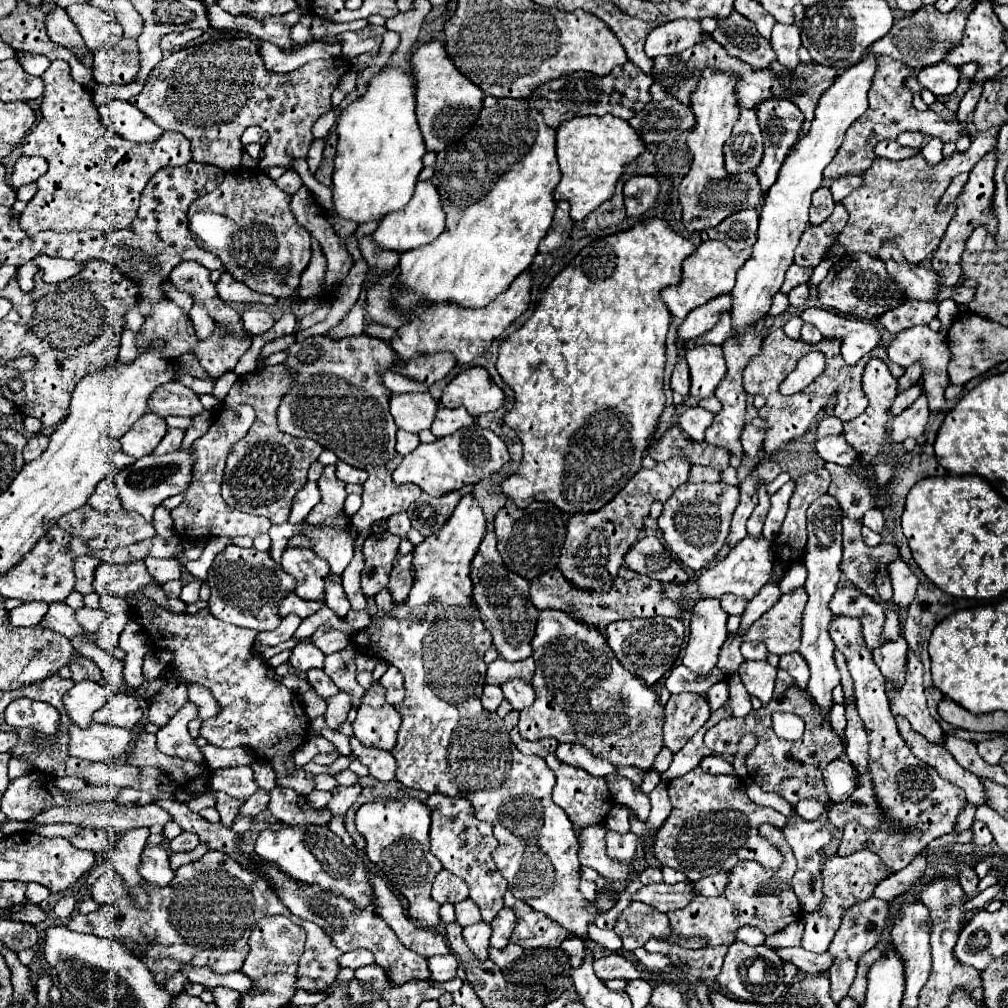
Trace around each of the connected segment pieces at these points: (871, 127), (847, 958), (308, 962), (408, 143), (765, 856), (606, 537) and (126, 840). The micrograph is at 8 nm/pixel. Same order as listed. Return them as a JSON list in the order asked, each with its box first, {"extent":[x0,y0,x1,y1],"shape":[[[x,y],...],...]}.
[{"extent":[823,56,961,178],"shape":[[[889,56],[879,58],[879,68],[872,80],[872,86],[868,93],[869,108],[867,112],[849,126],[849,132],[845,134],[845,140],[831,163],[823,171],[825,178],[837,178],[845,174],[859,174],[865,172],[873,164],[873,148],[881,140],[897,140],[897,136],[905,130],[917,130],[927,136],[935,136],[941,142],[957,142],[961,128],[959,122],[947,122],[935,112],[919,112],[911,104],[911,90],[905,86],[905,80],[909,76],[909,70],[905,64],[899,64],[897,60],[891,60]]]},{"extent":[829,898,889,1004],"shape":[[[869,898],[865,902],[859,902],[855,904],[853,908],[849,908],[843,916],[843,924],[839,928],[839,932],[835,934],[831,946],[829,946],[829,954],[835,956],[835,962],[829,970],[829,980],[831,980],[831,998],[839,1004],[839,1000],[843,1000],[843,996],[847,996],[849,992],[849,986],[853,984],[855,980],[855,968],[857,968],[857,960],[867,952],[871,950],[873,946],[879,944],[881,940],[881,932],[885,930],[887,926],[887,920],[889,920],[889,904],[885,900],[879,900],[879,898]]]},{"extent":[295,918,341,992],"shape":[[[295,918],[295,922],[303,926],[307,932],[305,952],[297,968],[295,990],[321,992],[323,988],[335,982],[335,976],[339,972],[341,952],[331,944],[331,938],[317,924],[311,924],[299,918]]]},{"extent":[333,66,427,224],"shape":[[[387,66],[367,80],[367,92],[361,98],[357,98],[345,110],[339,112],[337,116],[339,142],[337,142],[337,158],[335,158],[335,172],[333,172],[333,204],[335,204],[335,212],[341,218],[363,224],[369,220],[383,218],[389,212],[401,210],[411,200],[417,176],[423,168],[421,158],[427,152],[415,118],[413,82],[415,80],[413,80],[411,66],[407,70]]]},{"extent":[657,766,787,882],"shape":[[[697,766],[685,776],[671,780],[667,784],[667,792],[673,810],[659,830],[657,860],[661,860],[663,866],[671,866],[683,872],[689,880],[697,882],[699,878],[713,876],[723,870],[729,872],[739,860],[757,860],[767,868],[777,868],[783,862],[781,852],[759,836],[757,826],[769,822],[771,826],[783,830],[787,820],[771,808],[753,804],[743,792],[743,780],[721,774],[713,776]]]},{"extent":[559,456,691,592],"shape":[[[679,456],[661,462],[651,470],[641,468],[607,506],[593,514],[579,514],[569,518],[567,540],[559,558],[559,570],[563,570],[565,580],[579,590],[609,592],[619,566],[623,566],[623,556],[637,542],[637,536],[643,530],[643,522],[649,516],[649,506],[655,500],[665,502],[681,484],[685,484],[689,468],[691,462]]]},{"extent":[109,828,149,906],"shape":[[[135,828],[135,830],[127,830],[121,834],[115,834],[113,846],[109,850],[109,860],[113,864],[113,868],[123,876],[129,894],[133,894],[137,898],[137,906],[147,906],[149,898],[145,894],[145,890],[139,886],[139,882],[143,880],[137,872],[139,862],[141,862],[141,852],[147,844],[149,838],[149,828]]]}]

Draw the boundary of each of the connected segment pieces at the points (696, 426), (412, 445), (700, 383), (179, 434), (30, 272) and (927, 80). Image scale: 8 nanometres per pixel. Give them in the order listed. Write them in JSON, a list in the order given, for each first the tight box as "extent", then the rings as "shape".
[{"extent":[679,406,713,442],"shape":[[[695,406],[695,408],[687,408],[681,416],[679,416],[679,428],[695,442],[703,442],[703,432],[707,430],[707,426],[711,424],[713,414],[705,412],[703,408]]]},{"extent":[397,430,421,456],"shape":[[[397,430],[397,452],[399,452],[399,454],[405,456],[405,454],[413,452],[419,444],[421,444],[419,434],[405,432],[405,430]]]},{"extent":[685,344,727,398],"shape":[[[699,344],[685,352],[685,360],[691,370],[691,396],[709,398],[717,384],[723,380],[727,368],[721,346]]]},{"extent":[155,428,185,454],"shape":[[[169,428],[165,438],[161,440],[161,444],[155,448],[155,454],[167,454],[167,452],[175,452],[181,448],[181,440],[185,436],[185,430],[181,428]]]},{"extent":[17,262,39,292],"shape":[[[27,262],[25,266],[19,268],[17,272],[17,278],[19,278],[19,286],[23,288],[23,292],[31,292],[35,288],[35,282],[33,282],[33,276],[39,272],[39,266],[33,264],[33,262]]]},{"extent":[919,62,959,96],"shape":[[[947,62],[933,64],[931,68],[923,68],[919,72],[919,84],[927,90],[931,90],[935,96],[953,94],[959,84],[959,70]]]}]

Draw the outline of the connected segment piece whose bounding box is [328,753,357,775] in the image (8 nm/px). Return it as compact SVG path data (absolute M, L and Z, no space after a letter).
M351 753L349 756L340 756L336 761L334 761L331 765L328 766L328 772L341 772L344 769L348 768L350 763L356 760L357 757L354 753Z

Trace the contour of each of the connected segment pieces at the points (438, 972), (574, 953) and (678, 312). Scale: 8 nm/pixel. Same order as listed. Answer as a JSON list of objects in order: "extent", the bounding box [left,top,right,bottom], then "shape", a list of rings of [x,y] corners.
[{"extent":[429,954,457,982],"shape":[[[447,954],[447,956],[431,956],[429,958],[429,970],[431,970],[431,980],[437,982],[445,982],[445,980],[453,980],[455,972],[457,972],[457,956],[455,954]]]},{"extent":[561,938,587,968],"shape":[[[579,938],[565,940],[565,942],[561,944],[561,948],[571,956],[571,966],[573,966],[573,968],[579,968],[579,966],[583,964],[583,960],[585,960],[585,956],[587,956],[587,948],[585,948],[583,940],[579,940]]]},{"extent":[661,240,751,318],"shape":[[[709,240],[703,242],[685,262],[683,262],[683,282],[679,286],[671,286],[665,288],[661,292],[665,304],[671,310],[671,316],[675,318],[685,318],[693,308],[707,304],[709,300],[721,296],[721,294],[729,294],[731,288],[735,286],[735,272],[743,266],[743,260],[747,260],[747,256],[751,254],[751,250],[741,250],[741,252],[733,252],[729,250],[723,242],[717,240]]]}]

